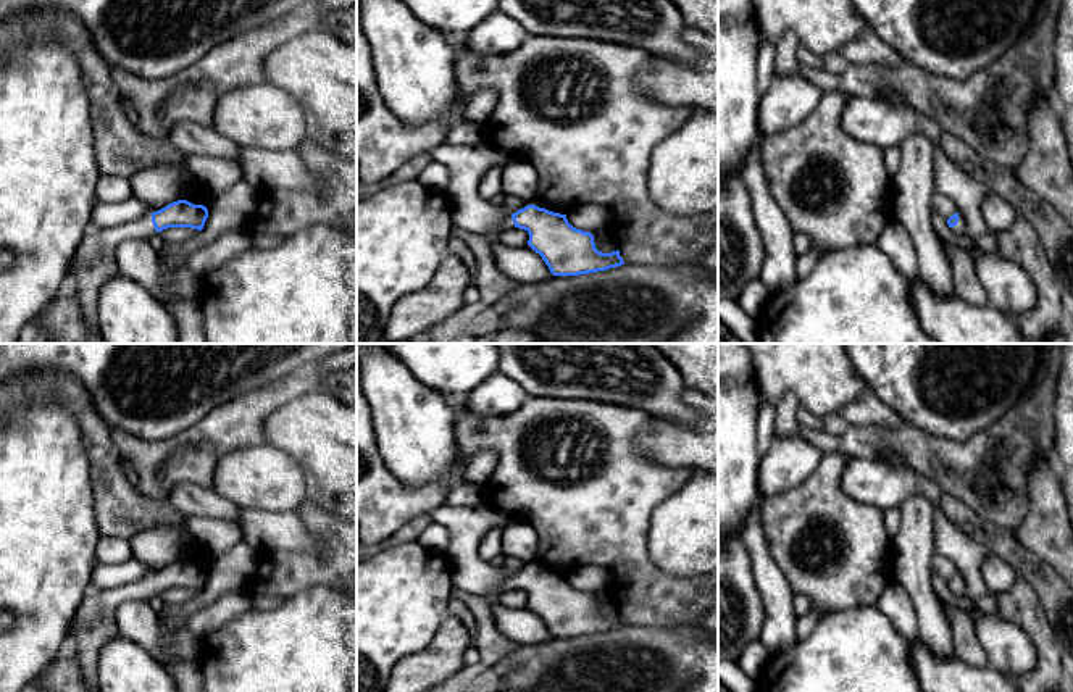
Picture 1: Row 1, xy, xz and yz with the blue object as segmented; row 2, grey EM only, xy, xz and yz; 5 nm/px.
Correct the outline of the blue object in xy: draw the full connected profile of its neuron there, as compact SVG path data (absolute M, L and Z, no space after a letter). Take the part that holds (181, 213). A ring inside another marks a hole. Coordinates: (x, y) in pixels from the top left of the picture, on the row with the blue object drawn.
M177 200L136 221L111 227L90 227L71 260L69 271L79 274L98 260L116 258L118 247L129 239L150 239L152 234L168 227L202 231L207 218L207 206Z

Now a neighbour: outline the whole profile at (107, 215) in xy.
M129 195L129 198L124 202L103 203L94 208L90 224L95 227L111 227L140 219L148 213L153 213L148 205Z

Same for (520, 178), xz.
M513 158L502 176L503 195L515 195L523 202L534 205L537 195L539 174L536 168L524 160Z

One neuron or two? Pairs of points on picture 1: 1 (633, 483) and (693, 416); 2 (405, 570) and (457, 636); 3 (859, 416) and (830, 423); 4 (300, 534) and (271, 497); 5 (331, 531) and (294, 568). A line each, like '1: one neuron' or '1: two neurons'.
1: two neurons
2: two neurons
3: two neurons
4: two neurons
5: one neuron

